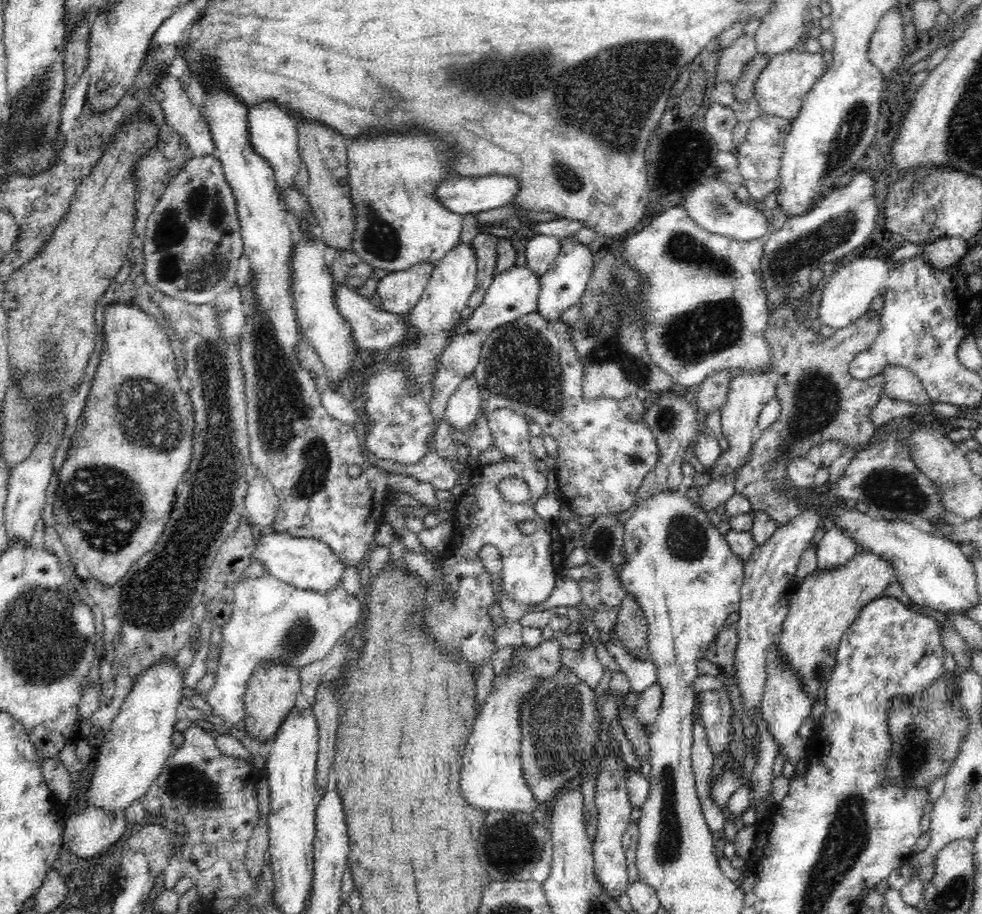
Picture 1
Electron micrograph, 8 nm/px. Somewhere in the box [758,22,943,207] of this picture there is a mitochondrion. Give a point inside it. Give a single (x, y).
(853, 126)

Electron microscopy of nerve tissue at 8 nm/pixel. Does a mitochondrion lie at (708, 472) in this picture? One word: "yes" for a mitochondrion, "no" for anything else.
no

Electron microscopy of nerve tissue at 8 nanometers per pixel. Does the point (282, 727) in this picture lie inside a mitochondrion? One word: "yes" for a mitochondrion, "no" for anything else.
no

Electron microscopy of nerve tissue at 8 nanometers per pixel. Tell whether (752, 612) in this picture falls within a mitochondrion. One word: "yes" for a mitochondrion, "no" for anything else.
no

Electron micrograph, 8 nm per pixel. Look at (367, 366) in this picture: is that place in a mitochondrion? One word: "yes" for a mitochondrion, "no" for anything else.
no

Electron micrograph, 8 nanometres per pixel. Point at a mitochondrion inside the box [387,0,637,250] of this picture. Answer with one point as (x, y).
(568, 178)

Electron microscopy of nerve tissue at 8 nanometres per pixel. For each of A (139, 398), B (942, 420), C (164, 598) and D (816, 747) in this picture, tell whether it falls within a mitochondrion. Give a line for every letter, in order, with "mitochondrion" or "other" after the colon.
A: mitochondrion
B: other
C: mitochondrion
D: other

